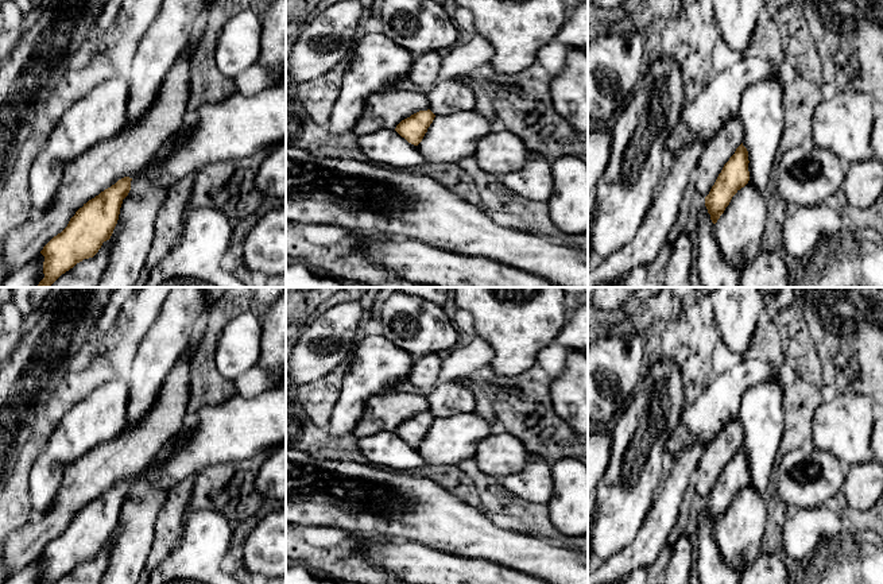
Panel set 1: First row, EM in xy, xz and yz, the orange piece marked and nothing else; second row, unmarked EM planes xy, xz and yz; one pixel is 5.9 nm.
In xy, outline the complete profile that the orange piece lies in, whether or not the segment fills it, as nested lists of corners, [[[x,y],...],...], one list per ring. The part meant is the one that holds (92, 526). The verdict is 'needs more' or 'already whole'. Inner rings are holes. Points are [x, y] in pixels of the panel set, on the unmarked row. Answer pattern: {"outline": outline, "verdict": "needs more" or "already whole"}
{"outline": [[[124,479],[84,506],[67,529],[43,549],[44,580],[40,584],[55,584],[77,565],[93,560],[102,545],[111,541],[123,502],[131,492],[131,483]]], "verdict": "already whole"}

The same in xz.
{"outline": [[[430,411],[419,413],[410,419],[402,422],[396,428],[395,433],[408,445],[418,448],[422,444],[434,419],[435,417]]], "verdict": "already whole"}

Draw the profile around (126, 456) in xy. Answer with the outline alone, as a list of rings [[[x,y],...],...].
[[[197,341],[166,376],[154,407],[136,425],[70,463],[53,503],[35,523],[24,523],[4,544],[4,562],[13,573],[34,562],[89,502],[124,479],[135,479],[186,424],[189,360]]]

